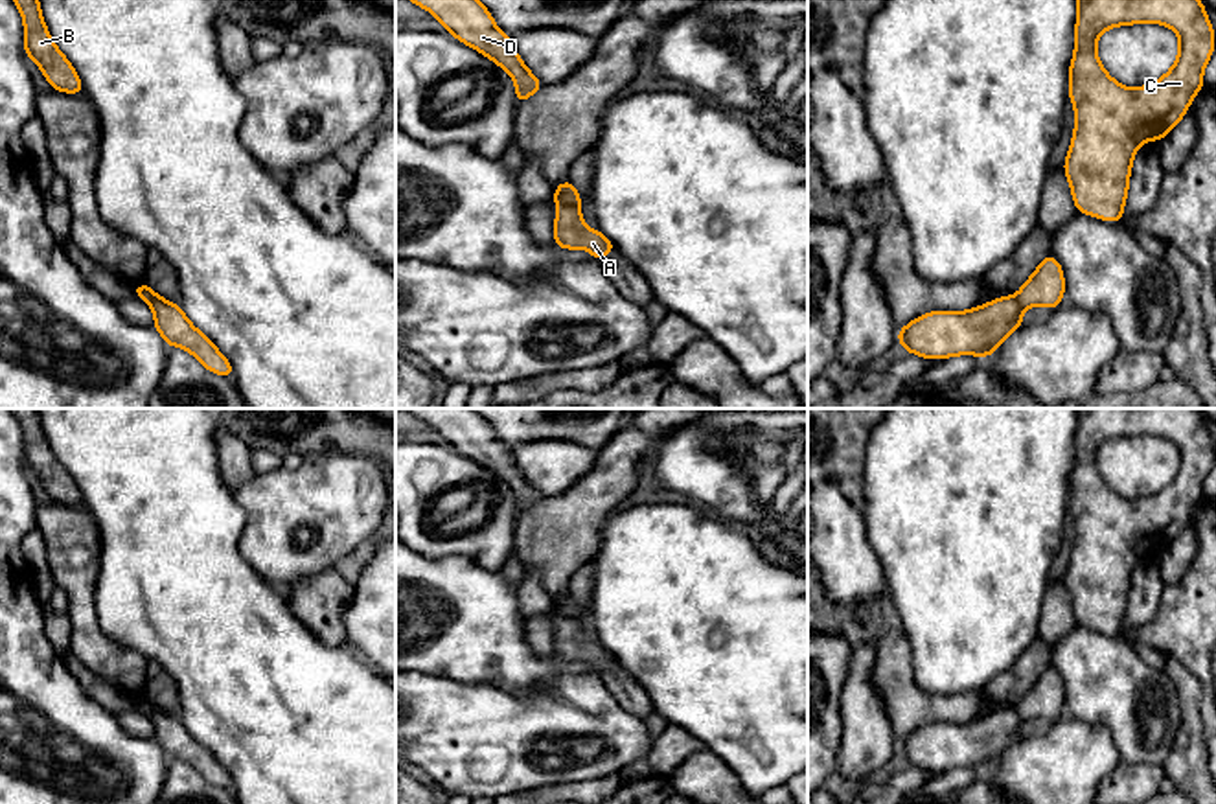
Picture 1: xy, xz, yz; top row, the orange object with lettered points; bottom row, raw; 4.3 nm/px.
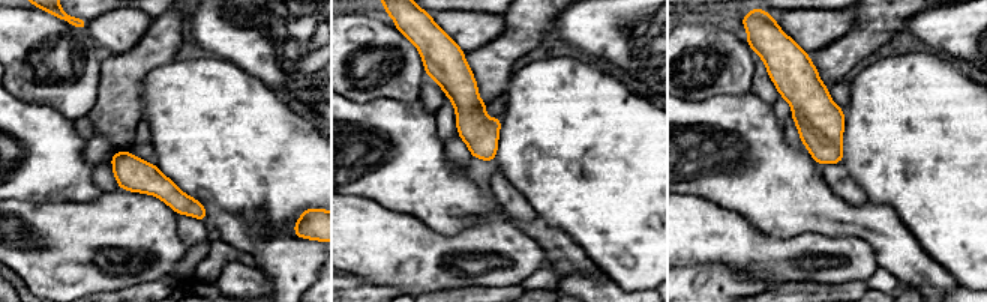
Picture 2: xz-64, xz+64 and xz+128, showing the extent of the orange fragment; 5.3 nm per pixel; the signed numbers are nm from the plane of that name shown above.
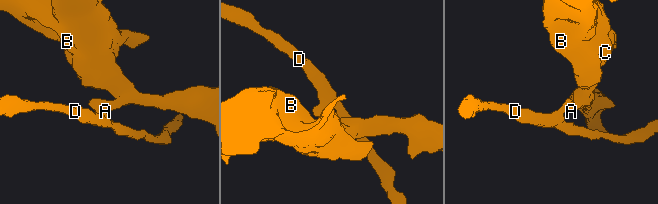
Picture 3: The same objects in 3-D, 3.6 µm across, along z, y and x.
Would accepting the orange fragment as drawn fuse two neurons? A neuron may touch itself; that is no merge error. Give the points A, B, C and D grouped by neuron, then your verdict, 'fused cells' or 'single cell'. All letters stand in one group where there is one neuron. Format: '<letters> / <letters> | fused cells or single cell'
A B C / D | fused cells

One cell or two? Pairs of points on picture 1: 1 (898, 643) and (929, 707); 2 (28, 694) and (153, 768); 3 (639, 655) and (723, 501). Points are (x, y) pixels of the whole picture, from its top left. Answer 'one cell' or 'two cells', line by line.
1: one cell
2: one cell
3: two cells

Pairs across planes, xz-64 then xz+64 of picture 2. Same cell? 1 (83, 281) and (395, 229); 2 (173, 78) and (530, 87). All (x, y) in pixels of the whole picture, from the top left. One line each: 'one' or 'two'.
1: one
2: one

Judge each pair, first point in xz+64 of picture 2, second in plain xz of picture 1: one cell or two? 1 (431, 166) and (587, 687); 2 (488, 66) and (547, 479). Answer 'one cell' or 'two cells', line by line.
1: two cells
2: two cells

